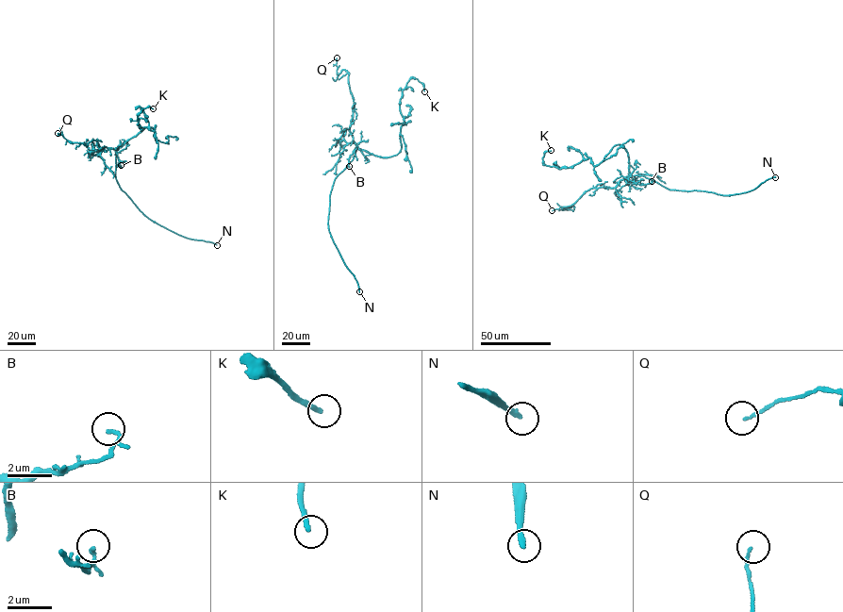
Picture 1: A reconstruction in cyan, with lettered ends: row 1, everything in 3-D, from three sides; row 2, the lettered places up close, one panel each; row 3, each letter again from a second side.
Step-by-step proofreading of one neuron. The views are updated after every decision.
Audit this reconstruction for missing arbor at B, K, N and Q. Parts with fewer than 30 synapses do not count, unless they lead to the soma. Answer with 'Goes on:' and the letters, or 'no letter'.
Goes on: N

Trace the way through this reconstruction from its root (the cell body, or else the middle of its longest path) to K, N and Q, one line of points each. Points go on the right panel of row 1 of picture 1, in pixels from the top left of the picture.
K: (645, 177), (630, 174), (619, 143), (595, 166), (590, 157), (568, 168), (548, 166), (542, 158), (551, 150)
N: (645, 177), (670, 190), (702, 190), (728, 195), (752, 190), (775, 177)
Q: (645, 177), (627, 175), (614, 188), (589, 189), (573, 204), (562, 209), (567, 210), (562, 207), (552, 210)

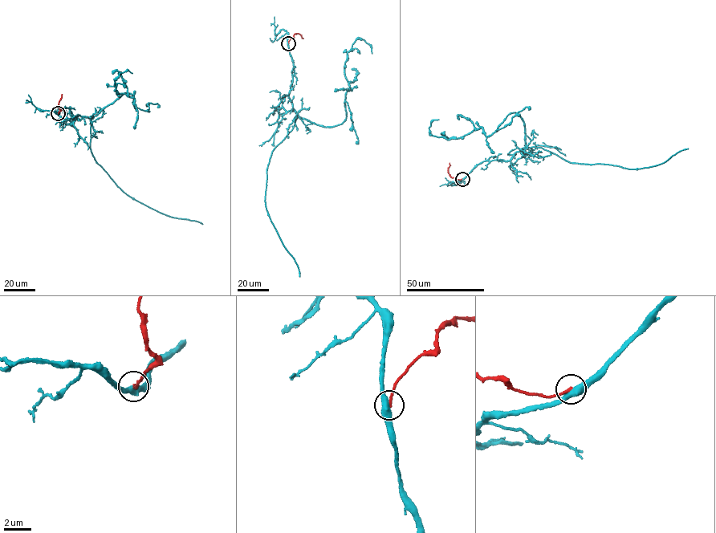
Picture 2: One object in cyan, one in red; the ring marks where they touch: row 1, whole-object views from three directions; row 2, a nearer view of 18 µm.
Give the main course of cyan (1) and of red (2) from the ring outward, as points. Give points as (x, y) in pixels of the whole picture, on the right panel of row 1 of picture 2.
1: (462, 179), (482, 162), (510, 160), (526, 147), (541, 147), (571, 163), (635, 169), (661, 164), (688, 148)
2: (462, 179), (452, 177), (449, 174), (449, 163)

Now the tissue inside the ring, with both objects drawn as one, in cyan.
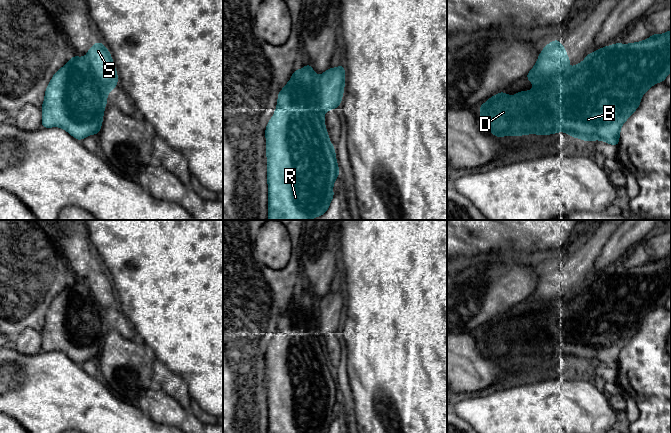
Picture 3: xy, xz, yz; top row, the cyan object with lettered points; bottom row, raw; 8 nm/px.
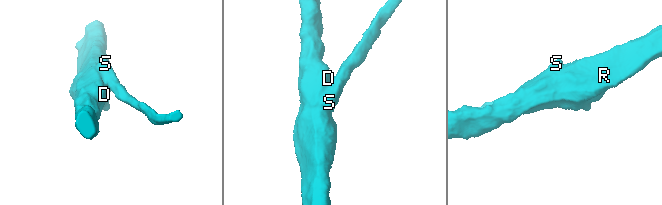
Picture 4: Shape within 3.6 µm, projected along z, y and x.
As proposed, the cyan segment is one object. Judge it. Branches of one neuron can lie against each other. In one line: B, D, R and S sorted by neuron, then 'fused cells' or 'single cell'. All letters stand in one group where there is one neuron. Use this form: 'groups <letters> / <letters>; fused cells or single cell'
groups B D R / S; fused cells

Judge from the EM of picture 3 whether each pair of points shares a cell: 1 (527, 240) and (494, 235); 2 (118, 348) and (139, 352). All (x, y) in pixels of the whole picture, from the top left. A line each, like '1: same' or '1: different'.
1: same
2: same

